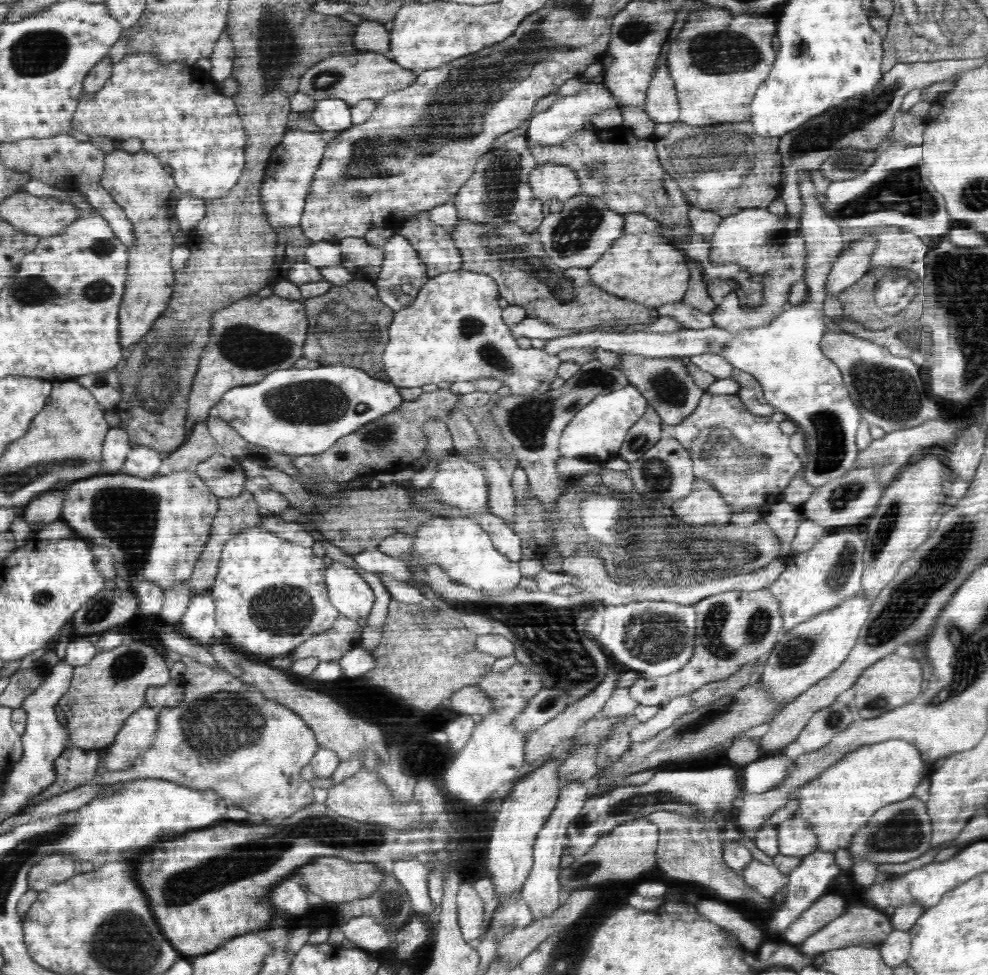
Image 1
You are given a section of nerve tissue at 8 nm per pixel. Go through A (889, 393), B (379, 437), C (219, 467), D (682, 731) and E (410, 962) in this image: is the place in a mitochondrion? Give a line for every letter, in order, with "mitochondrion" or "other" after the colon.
A: mitochondrion
B: mitochondrion
C: mitochondrion
D: mitochondrion
E: other

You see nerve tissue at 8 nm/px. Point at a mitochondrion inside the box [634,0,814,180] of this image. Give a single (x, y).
(722, 52)

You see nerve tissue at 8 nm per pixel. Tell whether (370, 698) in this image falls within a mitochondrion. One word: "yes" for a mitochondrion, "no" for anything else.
no

